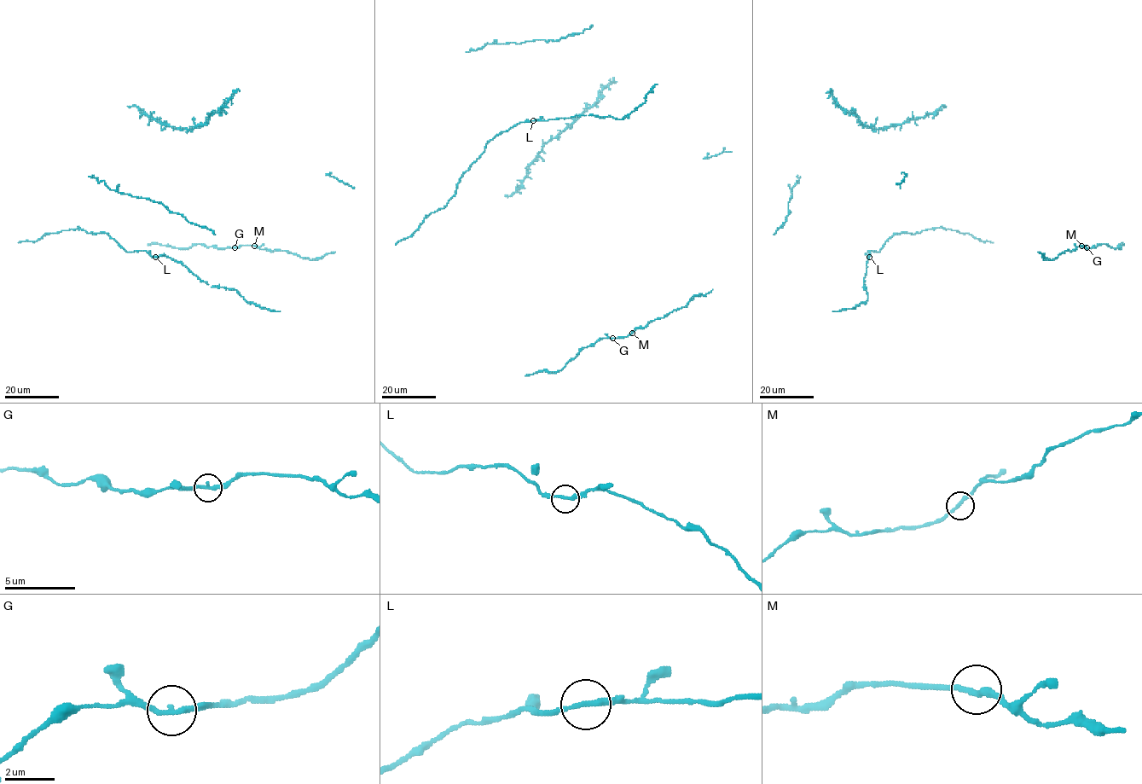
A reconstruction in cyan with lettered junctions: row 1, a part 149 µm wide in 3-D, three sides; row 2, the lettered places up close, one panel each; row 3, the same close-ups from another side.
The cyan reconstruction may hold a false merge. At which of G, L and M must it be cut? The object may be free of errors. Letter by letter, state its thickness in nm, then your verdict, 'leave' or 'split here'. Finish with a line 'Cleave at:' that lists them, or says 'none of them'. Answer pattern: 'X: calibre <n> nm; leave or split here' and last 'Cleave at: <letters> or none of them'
G: calibre 240 nm; leave
L: calibre 240 nm; leave
M: calibre 240 nm; leave
Cleave at: none of them

